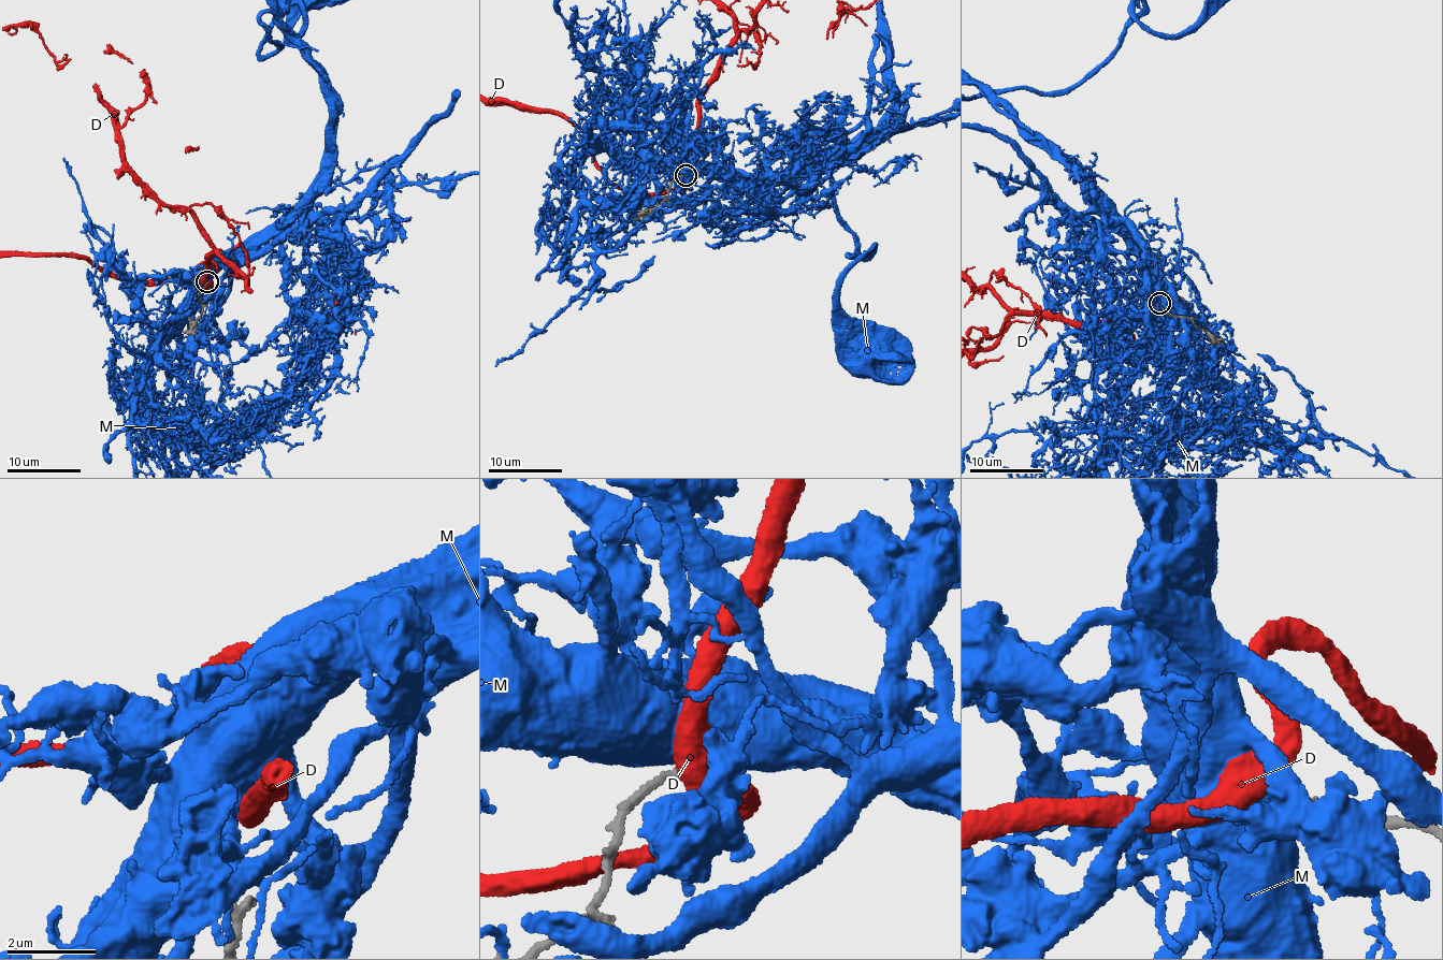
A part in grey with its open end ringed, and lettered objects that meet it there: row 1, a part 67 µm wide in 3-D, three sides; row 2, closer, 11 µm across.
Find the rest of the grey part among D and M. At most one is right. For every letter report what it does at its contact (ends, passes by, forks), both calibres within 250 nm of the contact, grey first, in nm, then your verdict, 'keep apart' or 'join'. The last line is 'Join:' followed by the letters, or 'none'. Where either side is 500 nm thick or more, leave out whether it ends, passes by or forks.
D: 200 nm thick on the grey side, 500 nm on the other; keep apart
M: 160 nm thick on the grey side, 600 nm on the other; keep apart
Join: none

